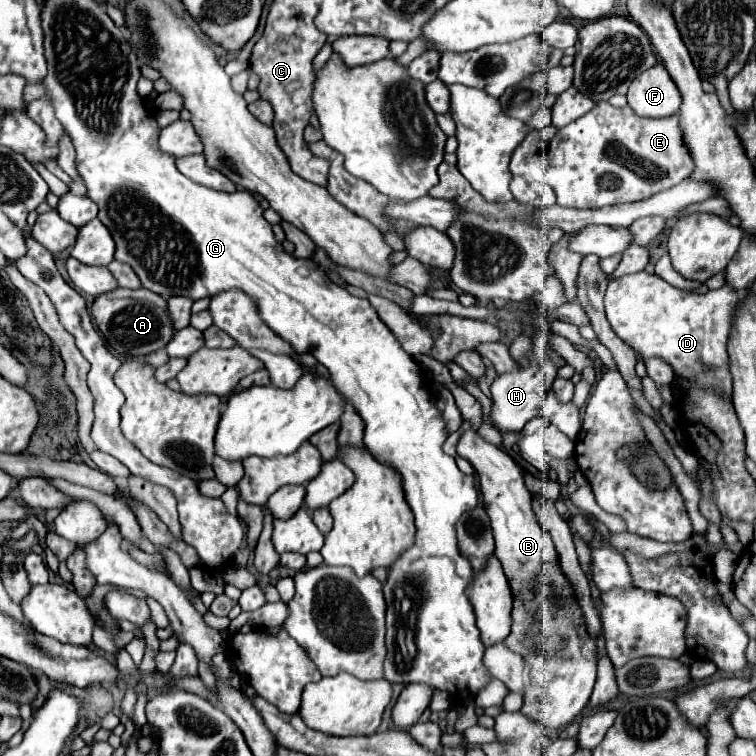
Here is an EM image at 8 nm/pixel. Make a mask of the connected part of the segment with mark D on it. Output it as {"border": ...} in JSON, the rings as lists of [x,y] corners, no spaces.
{"border":[[[637,272],[637,274],[613,278],[609,282],[605,294],[605,312],[617,336],[625,340],[633,350],[641,352],[643,358],[659,356],[673,366],[677,376],[697,378],[697,382],[701,382],[703,386],[715,386],[717,390],[723,390],[725,396],[731,396],[731,374],[727,368],[727,340],[729,340],[729,328],[733,322],[737,300],[739,294],[727,284],[719,290],[711,290],[709,294],[693,294],[667,284],[657,274]]]}

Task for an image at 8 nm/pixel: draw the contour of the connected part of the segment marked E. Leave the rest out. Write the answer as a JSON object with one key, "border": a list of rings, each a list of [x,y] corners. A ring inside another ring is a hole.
{"border":[[[599,102],[585,116],[557,132],[546,151],[547,157],[540,157],[540,162],[536,156],[542,153],[540,138],[535,132],[530,136],[512,154],[511,180],[513,176],[523,176],[551,184],[557,194],[557,204],[565,208],[603,208],[645,200],[669,190],[693,172],[689,148],[681,138],[679,114],[673,114],[673,118],[637,118],[629,106],[615,108],[609,102]]]}

